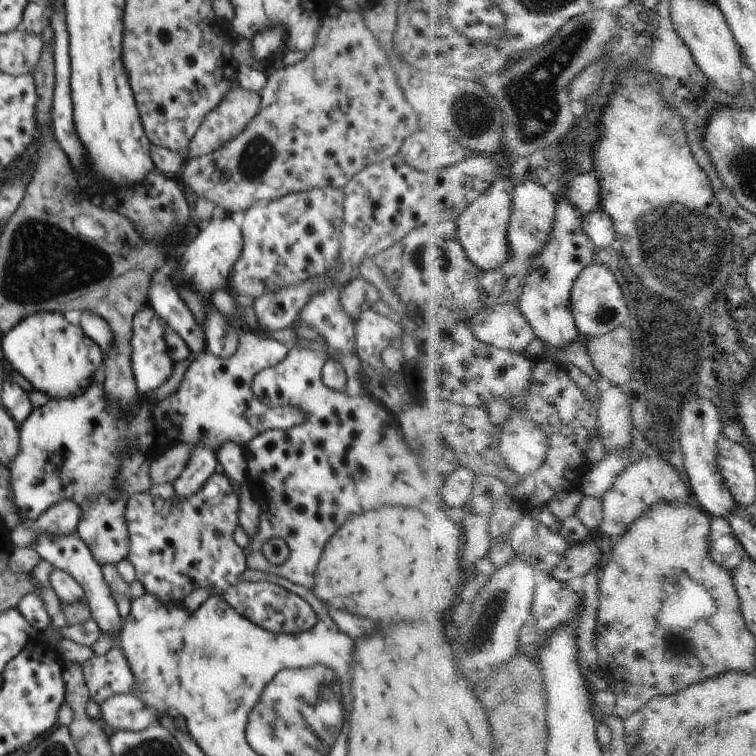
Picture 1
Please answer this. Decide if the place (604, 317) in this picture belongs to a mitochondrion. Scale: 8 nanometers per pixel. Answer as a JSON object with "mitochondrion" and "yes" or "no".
{"mitochondrion":"yes"}

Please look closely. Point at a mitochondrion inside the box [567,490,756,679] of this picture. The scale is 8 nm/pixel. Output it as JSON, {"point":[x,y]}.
{"point":[677,644]}

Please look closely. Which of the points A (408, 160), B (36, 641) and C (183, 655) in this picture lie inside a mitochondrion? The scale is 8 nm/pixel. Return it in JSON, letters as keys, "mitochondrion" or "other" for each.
{"A":"other","B":"other","C":"other"}

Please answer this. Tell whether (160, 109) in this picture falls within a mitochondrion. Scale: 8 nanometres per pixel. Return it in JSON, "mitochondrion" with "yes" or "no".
{"mitochondrion":"no"}

